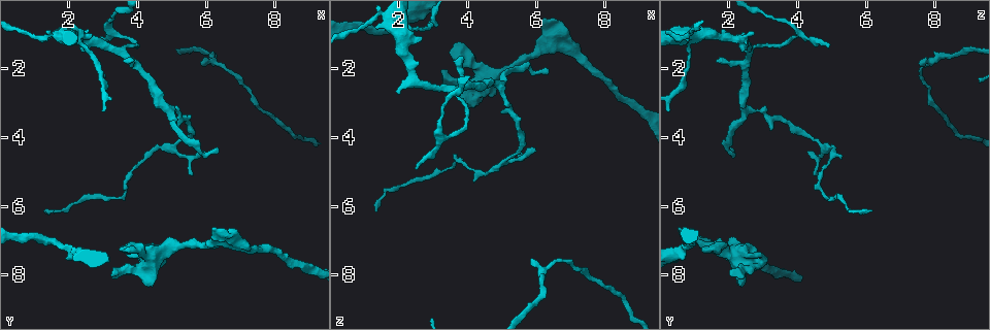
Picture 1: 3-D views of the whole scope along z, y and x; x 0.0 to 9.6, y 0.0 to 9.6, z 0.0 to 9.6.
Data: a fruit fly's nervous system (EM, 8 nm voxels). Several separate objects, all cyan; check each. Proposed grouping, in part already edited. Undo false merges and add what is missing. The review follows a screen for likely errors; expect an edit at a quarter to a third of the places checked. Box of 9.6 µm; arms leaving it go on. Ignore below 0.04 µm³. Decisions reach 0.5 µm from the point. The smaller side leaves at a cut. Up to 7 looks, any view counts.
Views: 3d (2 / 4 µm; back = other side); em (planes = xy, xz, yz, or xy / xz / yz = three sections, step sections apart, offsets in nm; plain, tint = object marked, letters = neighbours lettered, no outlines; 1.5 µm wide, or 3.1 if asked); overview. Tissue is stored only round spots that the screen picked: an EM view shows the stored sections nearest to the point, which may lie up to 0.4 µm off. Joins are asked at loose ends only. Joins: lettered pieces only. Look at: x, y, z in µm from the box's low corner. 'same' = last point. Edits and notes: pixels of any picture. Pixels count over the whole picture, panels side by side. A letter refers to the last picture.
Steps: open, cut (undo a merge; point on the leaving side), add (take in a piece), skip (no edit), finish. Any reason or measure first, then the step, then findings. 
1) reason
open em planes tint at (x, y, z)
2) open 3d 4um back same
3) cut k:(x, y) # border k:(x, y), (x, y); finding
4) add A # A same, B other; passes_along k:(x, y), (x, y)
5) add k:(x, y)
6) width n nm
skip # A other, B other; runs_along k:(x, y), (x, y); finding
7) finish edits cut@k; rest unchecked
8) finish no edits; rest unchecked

branch stops here
open 3d 2um back at (3.30, 8.00, 2.10)

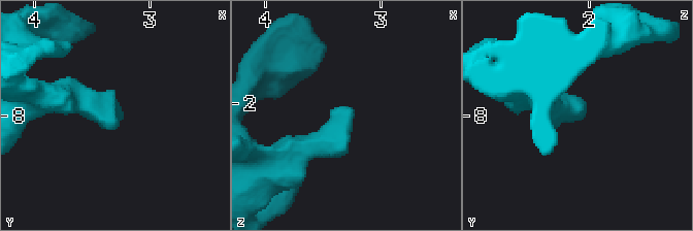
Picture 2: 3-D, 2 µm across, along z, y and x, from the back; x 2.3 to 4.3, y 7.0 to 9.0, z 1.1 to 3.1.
open em planes letters at (3.22, 8.00, 2.04)

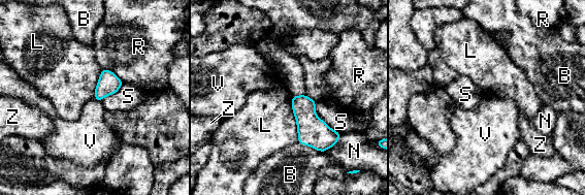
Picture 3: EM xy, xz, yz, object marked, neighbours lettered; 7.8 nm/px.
skip # B other, L other, N other, R other, S other, V other, Z other; no lettered piece goes on from it

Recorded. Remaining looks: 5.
calibre changes
open em planes letters at (2.05, 7.35, 0.65)

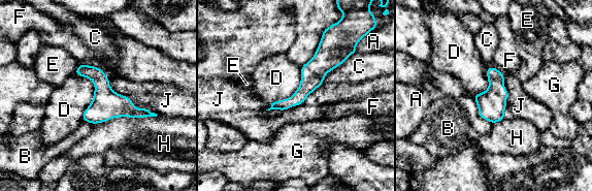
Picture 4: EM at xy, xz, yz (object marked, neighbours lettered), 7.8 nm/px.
width 140 nm
skip # A other, B other, C other, D other, E other, F other, G other, H other, J other; runs_along 4:(325, 41), (307, 86), (273, 106); all the same neuron

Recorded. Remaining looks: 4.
branch stops here
open 3d 2um at (2.55, 1.40, 4.95)

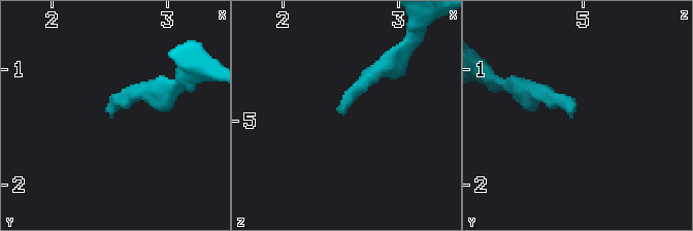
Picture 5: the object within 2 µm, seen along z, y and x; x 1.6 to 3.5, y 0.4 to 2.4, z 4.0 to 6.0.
shape alone is not enough
open em planes letters at (2.54, 1.42, 4.92)

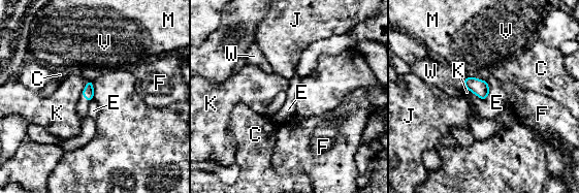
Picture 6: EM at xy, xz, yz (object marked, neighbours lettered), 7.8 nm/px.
longest_contact V 160 nm
skip # C other, E other, F other, J other, K other, M other, V other, W other; no lettered piece goes on from it

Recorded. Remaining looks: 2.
finish no edits; rest unchecked

